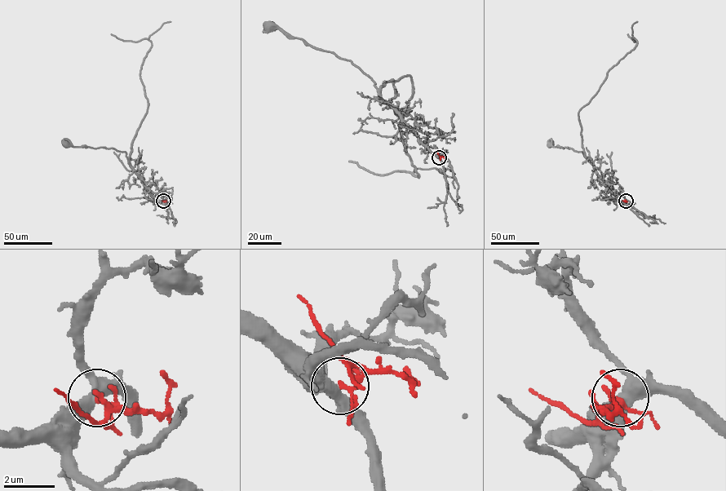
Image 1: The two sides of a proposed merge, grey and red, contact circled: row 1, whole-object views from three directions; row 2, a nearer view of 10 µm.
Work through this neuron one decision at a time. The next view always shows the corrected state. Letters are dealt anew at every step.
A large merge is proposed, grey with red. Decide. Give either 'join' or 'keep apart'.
join

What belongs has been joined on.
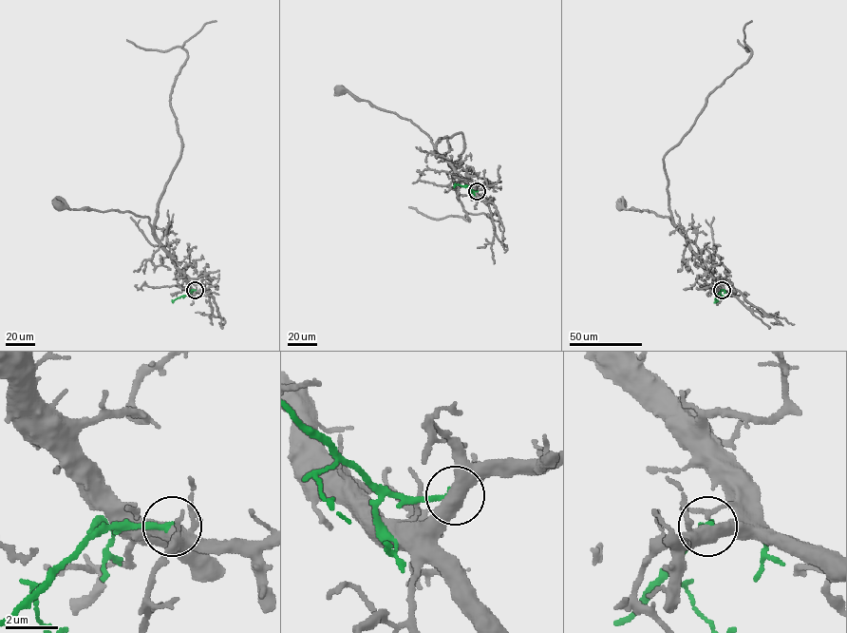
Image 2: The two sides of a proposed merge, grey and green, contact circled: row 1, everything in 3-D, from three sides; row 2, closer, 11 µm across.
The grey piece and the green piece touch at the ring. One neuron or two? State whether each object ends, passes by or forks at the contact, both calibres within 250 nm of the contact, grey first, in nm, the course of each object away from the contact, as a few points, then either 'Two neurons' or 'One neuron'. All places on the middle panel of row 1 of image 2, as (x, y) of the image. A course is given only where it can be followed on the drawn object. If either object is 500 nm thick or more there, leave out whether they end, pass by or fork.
At the ring grey forks. At the ring green ends. Thickness 420 nm (grey) against 280 nm. Course of grey: (478, 191), (473, 191), (434, 150), (431, 139), (409, 120), (338, 90). Course of green: (478, 191), (467, 185), (454, 186). Two neurons

